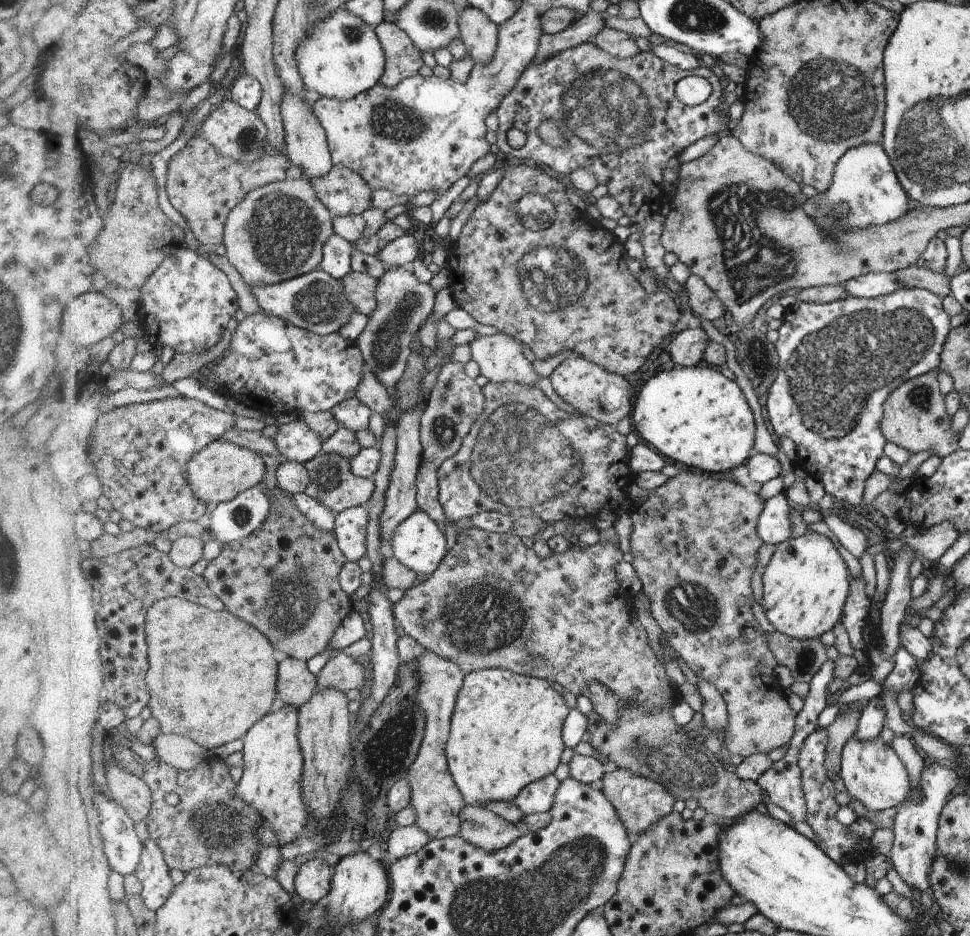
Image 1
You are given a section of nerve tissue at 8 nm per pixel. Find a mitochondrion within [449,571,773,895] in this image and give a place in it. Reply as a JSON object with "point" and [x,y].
{"point":[679,762]}

